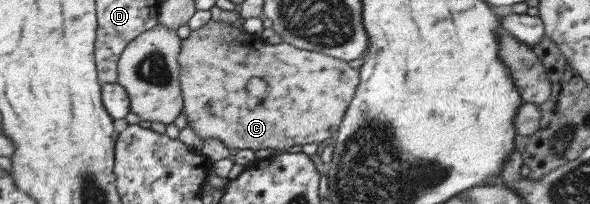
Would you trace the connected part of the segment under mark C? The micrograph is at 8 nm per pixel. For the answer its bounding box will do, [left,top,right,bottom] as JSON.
[178,19,361,152]

